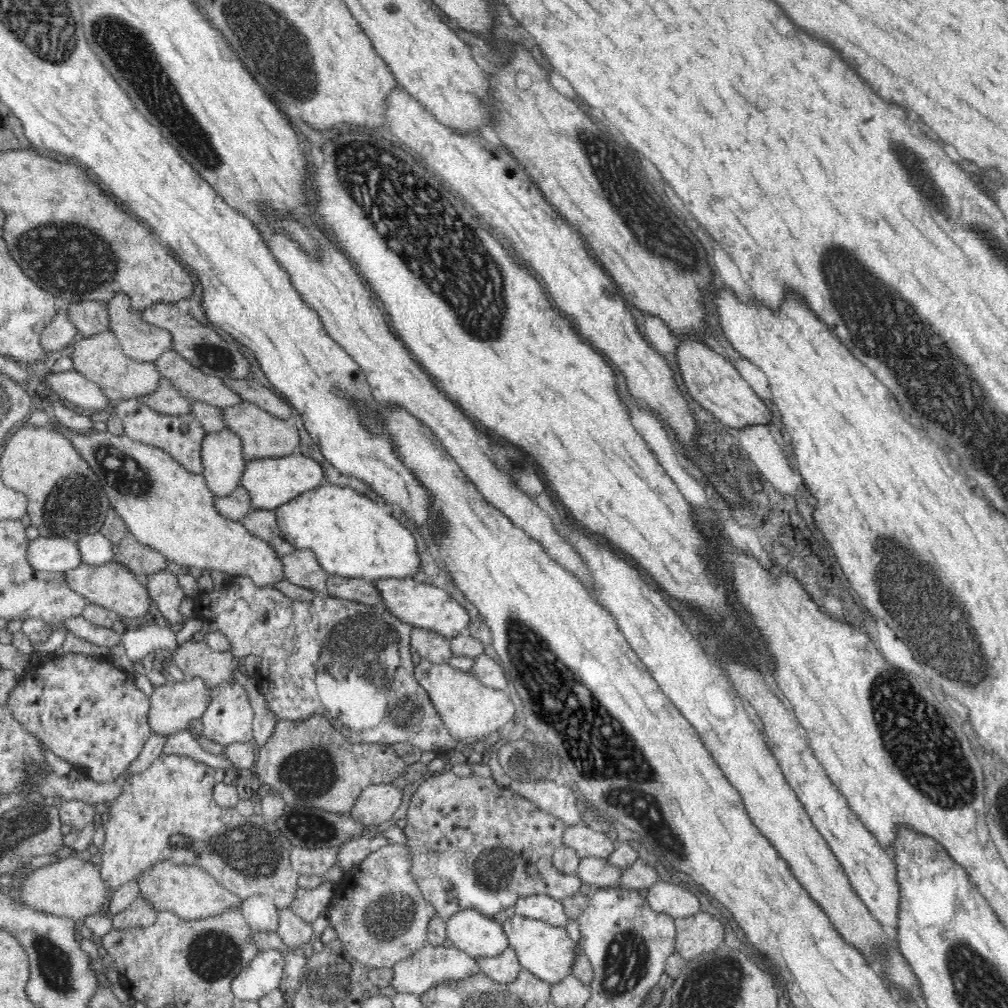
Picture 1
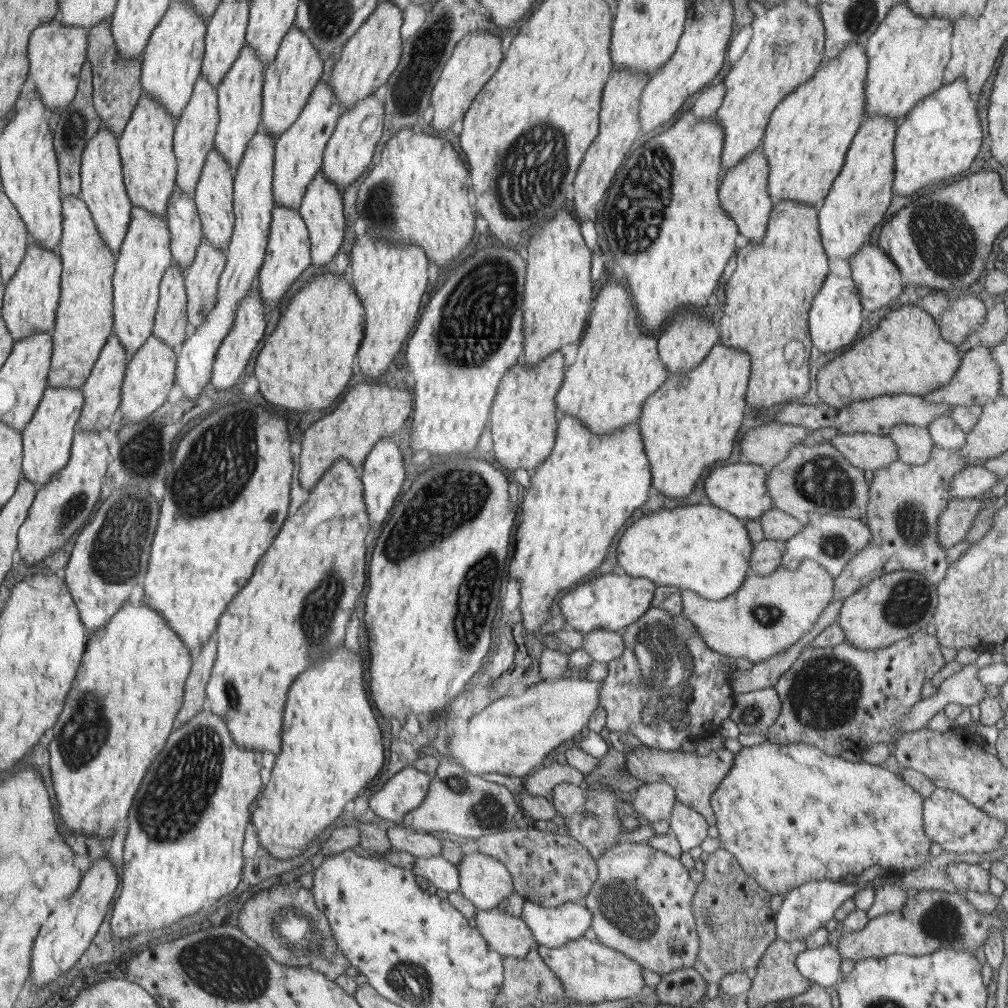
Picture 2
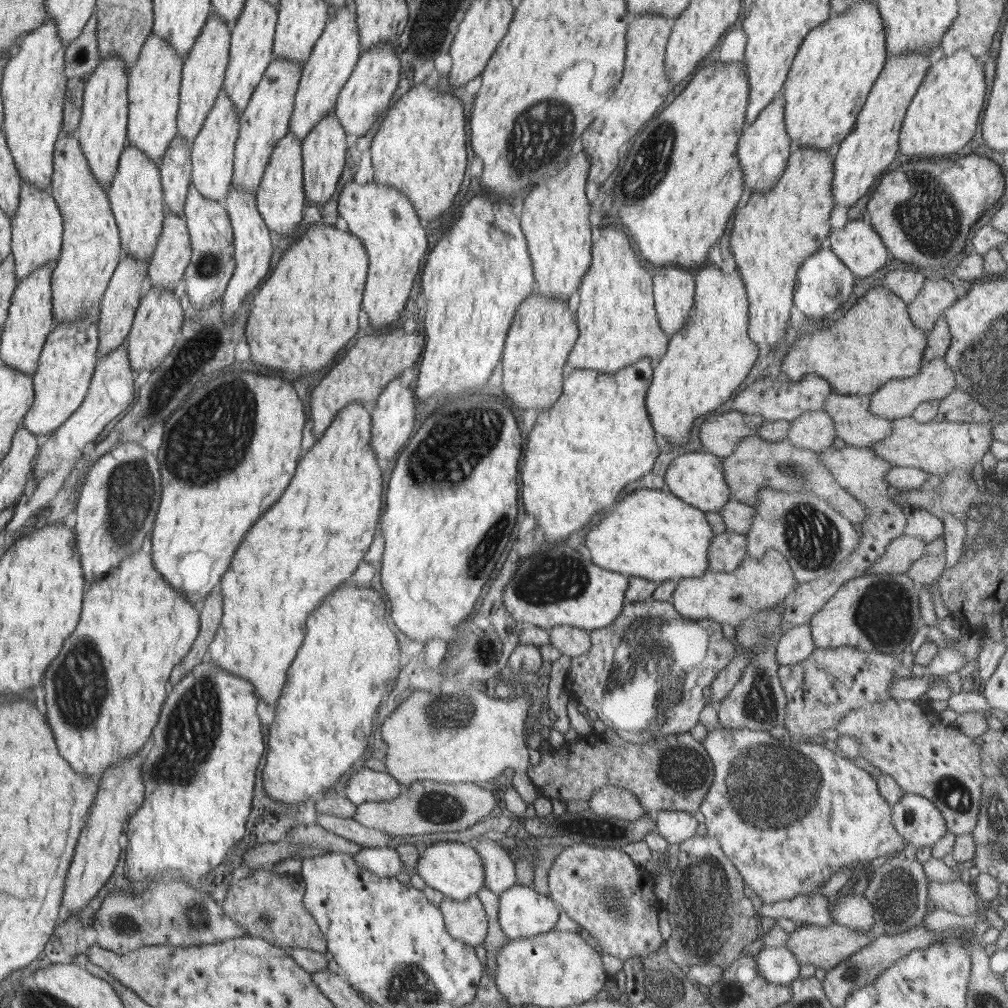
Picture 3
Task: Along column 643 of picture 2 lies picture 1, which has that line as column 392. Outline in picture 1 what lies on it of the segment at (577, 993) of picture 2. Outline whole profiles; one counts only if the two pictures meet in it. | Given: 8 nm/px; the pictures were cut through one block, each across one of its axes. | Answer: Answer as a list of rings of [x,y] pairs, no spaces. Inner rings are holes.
[[[427,942],[420,950],[394,965],[392,988],[396,992],[408,992],[408,994],[420,996],[435,982],[464,978],[466,975],[478,973],[480,973],[480,970],[474,957],[466,954],[463,950],[456,948],[454,945],[434,946]]]

